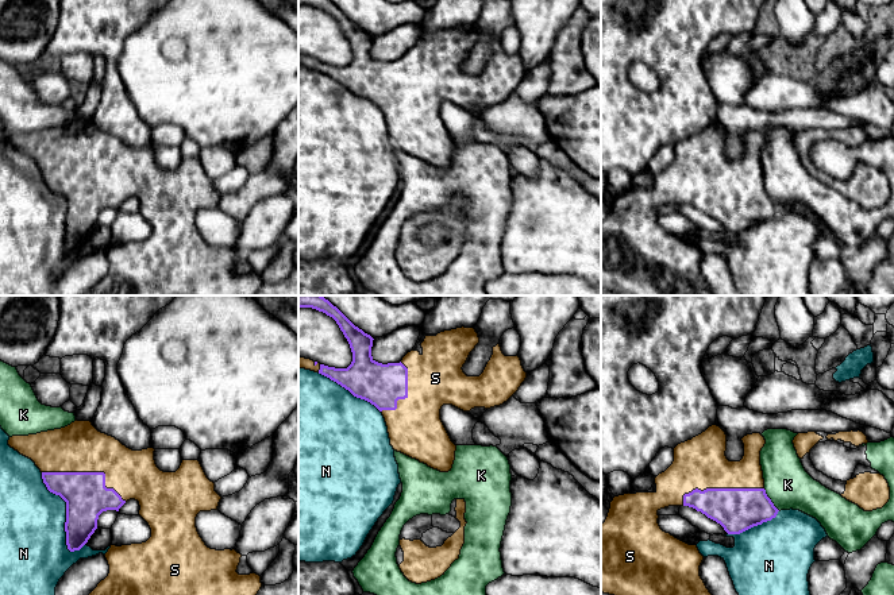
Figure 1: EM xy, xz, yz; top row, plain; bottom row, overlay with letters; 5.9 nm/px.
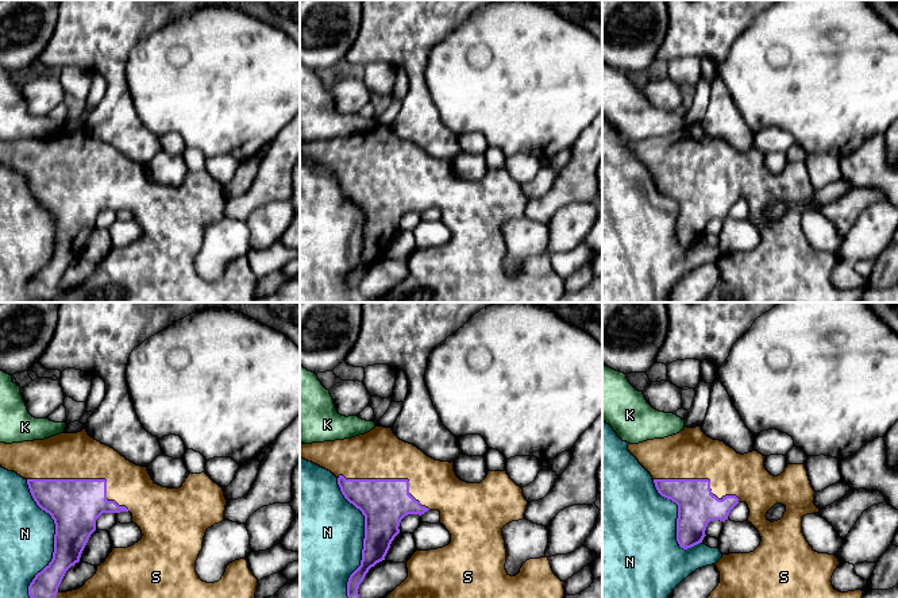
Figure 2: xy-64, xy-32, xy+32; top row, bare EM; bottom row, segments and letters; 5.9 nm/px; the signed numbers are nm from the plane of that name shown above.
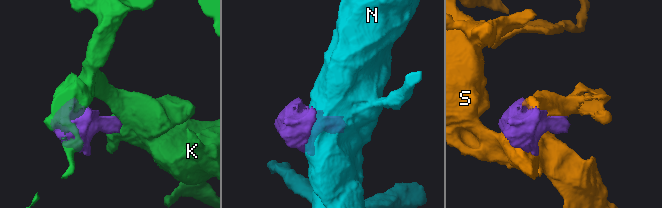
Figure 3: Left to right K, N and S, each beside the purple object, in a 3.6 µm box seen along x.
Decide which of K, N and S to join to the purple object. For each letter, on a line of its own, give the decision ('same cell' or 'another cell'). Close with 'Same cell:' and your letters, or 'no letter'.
K: another cell
N: another cell
S: same cell
Same cell: S

